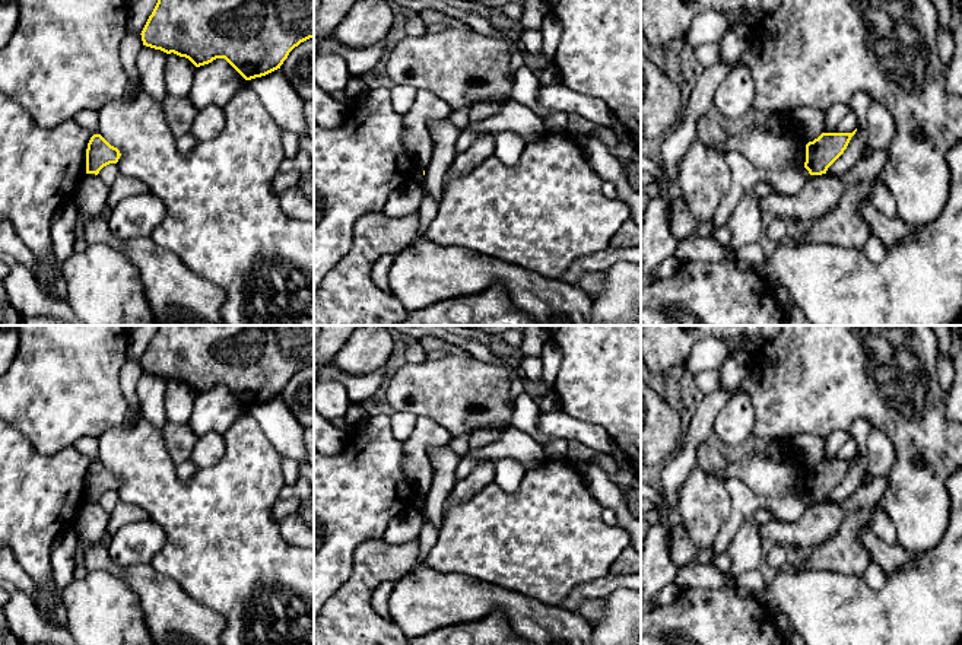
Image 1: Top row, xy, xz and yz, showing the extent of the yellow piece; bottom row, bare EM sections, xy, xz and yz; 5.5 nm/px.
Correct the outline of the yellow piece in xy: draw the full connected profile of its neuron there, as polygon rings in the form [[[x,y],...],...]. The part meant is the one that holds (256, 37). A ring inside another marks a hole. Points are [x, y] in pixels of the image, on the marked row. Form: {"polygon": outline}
{"polygon": [[[158,0],[140,35],[143,45],[185,57],[196,67],[225,58],[251,80],[280,69],[295,47],[314,38],[314,0]]]}

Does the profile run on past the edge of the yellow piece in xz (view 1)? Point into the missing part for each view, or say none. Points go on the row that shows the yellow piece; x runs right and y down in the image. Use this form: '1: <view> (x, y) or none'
1: none

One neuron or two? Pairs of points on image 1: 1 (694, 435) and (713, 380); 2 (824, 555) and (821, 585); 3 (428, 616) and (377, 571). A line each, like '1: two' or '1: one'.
1: two
2: two
3: two

